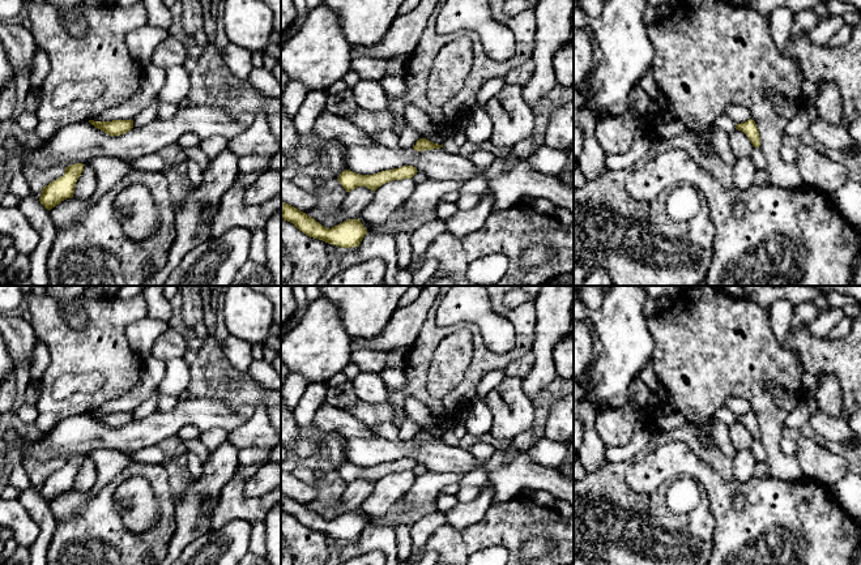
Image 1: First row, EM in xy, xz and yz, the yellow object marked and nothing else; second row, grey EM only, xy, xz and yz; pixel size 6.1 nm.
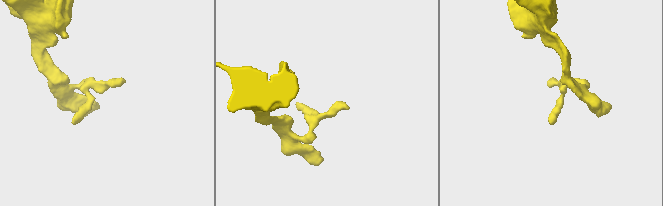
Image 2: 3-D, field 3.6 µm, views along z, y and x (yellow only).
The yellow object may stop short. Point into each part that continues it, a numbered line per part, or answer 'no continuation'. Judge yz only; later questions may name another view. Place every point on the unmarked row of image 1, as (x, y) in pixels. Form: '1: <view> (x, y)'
no continuation

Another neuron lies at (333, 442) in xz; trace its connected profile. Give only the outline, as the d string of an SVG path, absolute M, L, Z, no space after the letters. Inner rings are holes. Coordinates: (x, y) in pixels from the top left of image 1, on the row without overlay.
M331 432L321 436L323 448L329 454L334 471L338 471L340 466L348 462L345 442L346 438L338 432Z

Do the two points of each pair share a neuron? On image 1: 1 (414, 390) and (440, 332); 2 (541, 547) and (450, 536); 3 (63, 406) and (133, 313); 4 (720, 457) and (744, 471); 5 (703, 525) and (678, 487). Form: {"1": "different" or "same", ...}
{"1": "same", "2": "different", "3": "same", "4": "different", "5": "different"}

